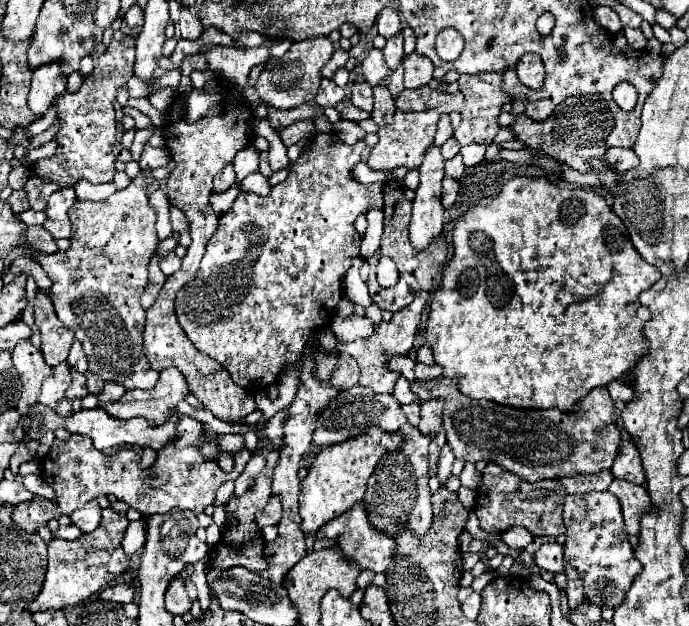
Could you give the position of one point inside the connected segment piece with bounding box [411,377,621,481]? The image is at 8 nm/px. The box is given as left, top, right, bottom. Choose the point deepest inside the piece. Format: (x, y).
(535, 444)

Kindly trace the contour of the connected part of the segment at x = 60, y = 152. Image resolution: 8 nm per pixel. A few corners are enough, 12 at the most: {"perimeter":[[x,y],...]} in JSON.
{"perimeter":[[119,29],[77,93],[57,97],[57,153],[25,191],[111,183],[113,105],[133,77],[135,39]]}

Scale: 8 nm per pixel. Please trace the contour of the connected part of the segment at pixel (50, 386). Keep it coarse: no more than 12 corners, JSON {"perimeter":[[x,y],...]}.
{"perimeter":[[59,363],[43,381],[39,401],[55,407],[71,387],[71,367]]}

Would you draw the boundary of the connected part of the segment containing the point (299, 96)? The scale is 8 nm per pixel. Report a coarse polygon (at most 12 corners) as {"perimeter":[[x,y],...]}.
{"perimeter":[[327,37],[293,43],[271,59],[254,86],[259,97],[291,109],[315,99]]}

